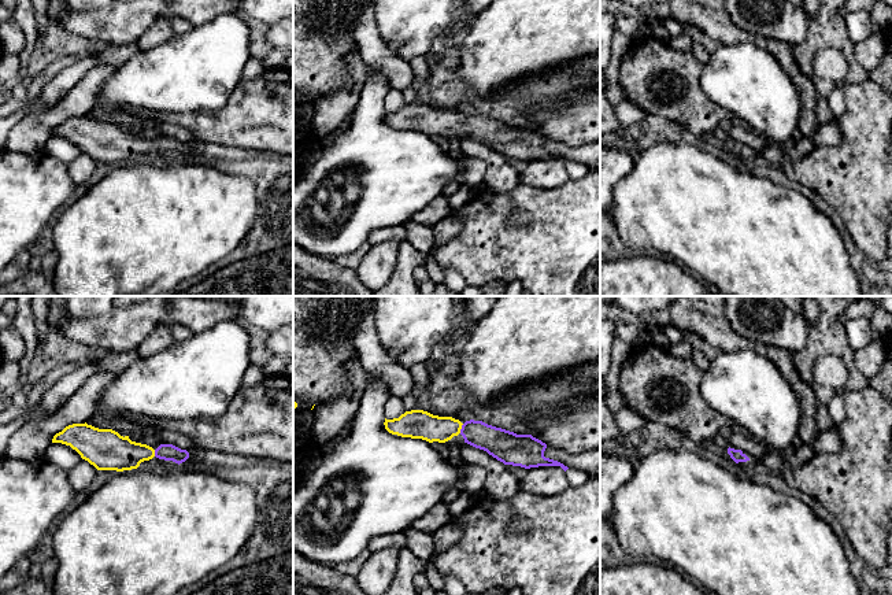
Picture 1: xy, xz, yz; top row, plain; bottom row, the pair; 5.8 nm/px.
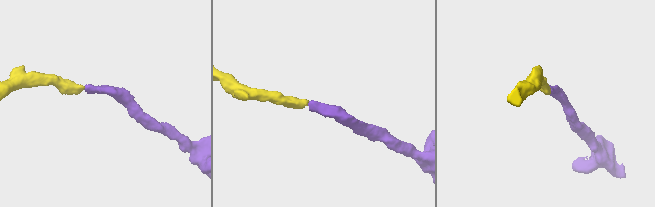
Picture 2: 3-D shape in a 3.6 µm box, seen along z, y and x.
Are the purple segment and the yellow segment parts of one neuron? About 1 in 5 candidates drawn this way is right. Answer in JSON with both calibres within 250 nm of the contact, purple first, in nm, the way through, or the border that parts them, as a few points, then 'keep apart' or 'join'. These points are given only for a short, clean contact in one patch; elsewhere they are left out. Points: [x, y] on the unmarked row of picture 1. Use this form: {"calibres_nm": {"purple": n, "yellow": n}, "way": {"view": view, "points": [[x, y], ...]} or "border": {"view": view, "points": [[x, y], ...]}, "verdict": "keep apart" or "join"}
{"calibres_nm": {"purple": 170, "yellow": 170}, "way": {"view": "xz", "points": [[499, 136], [462, 121], [429, 121], [419, 117]]}, "verdict": "join"}

